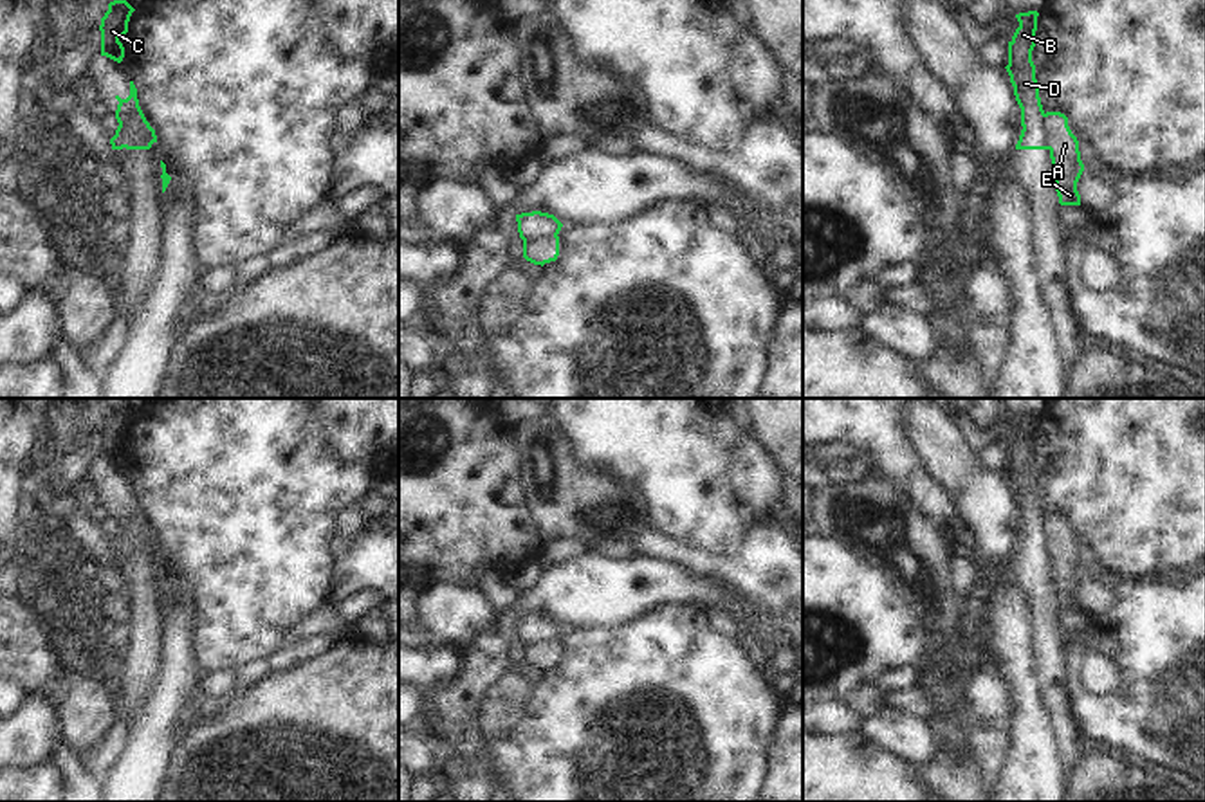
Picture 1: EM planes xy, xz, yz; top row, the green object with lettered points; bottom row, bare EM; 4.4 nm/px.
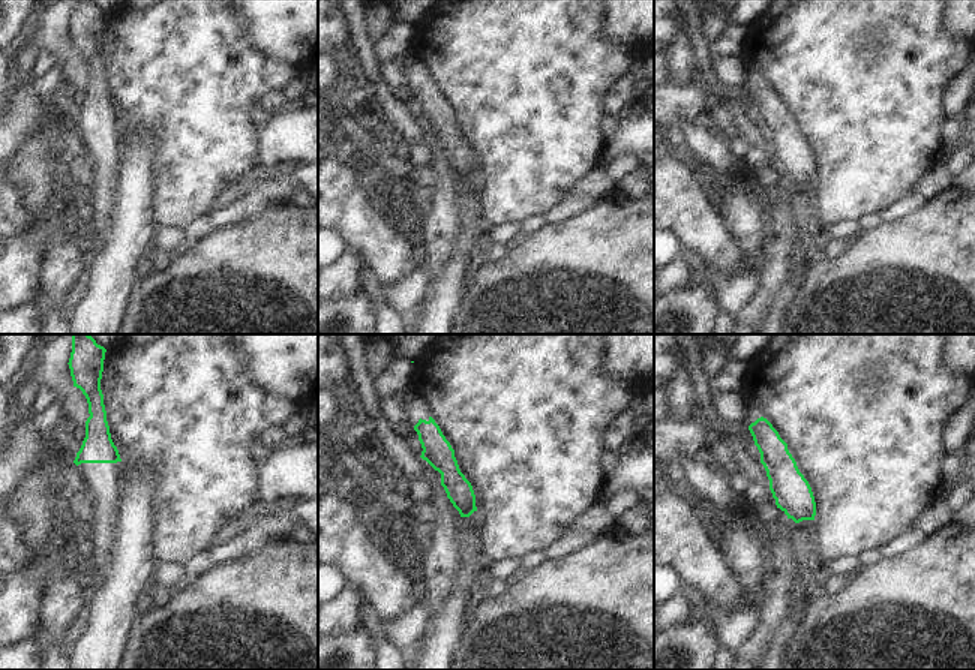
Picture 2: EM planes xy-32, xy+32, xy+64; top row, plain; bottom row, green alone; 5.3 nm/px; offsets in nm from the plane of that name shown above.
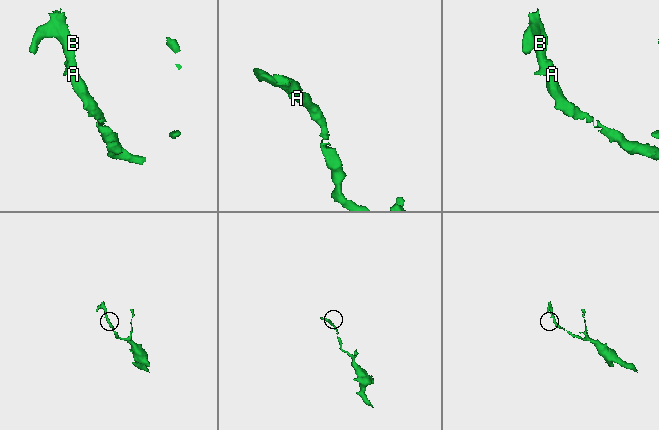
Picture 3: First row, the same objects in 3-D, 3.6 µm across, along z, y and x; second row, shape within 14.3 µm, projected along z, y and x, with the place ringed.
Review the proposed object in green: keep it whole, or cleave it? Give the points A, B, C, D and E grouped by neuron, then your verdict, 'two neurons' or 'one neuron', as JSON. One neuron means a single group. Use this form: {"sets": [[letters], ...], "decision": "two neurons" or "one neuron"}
{"sets": [["A", "E"], ["B", "C", "D"]], "decision": "two neurons"}

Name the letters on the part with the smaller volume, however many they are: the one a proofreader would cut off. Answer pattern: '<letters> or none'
B, C, D

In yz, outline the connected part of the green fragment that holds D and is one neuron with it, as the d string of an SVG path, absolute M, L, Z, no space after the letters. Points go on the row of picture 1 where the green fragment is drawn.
M1037 11L1016 14L1019 27L1008 41L1008 65L1005 67L1021 108L1021 135L1016 150L1048 150L1050 139L1044 130L1044 110L1035 79L1032 50L1035 47Z

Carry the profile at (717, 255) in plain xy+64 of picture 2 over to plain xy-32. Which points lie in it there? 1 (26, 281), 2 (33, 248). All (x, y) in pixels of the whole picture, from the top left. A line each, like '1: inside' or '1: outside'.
1: outside
2: outside

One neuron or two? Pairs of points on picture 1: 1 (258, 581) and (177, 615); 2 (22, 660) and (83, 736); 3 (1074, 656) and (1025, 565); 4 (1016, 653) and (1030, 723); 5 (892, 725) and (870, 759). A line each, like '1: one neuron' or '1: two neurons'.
1: two neurons
2: one neuron
3: two neurons
4: one neuron
5: two neurons

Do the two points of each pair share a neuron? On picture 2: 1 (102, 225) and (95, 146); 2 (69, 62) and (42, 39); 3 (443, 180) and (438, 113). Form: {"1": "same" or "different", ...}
{"1": "same", "2": "same", "3": "different"}

